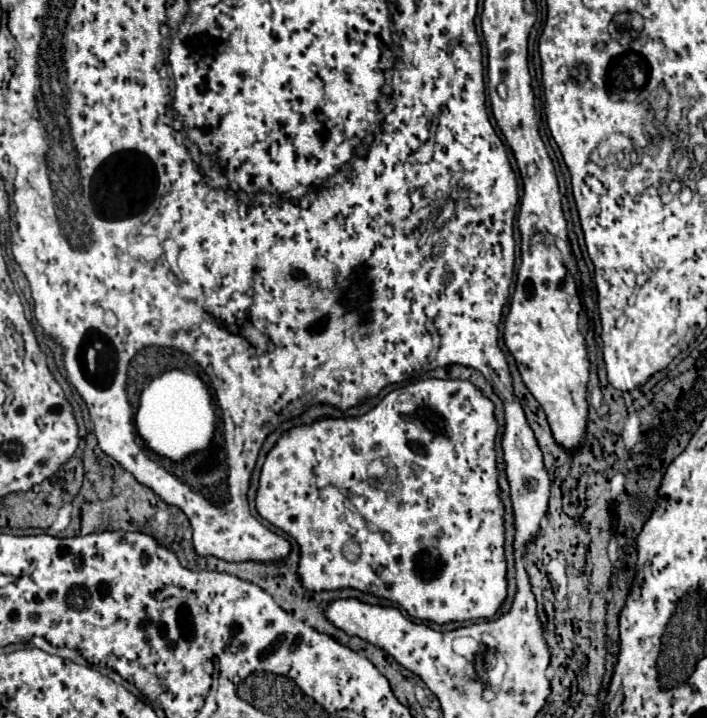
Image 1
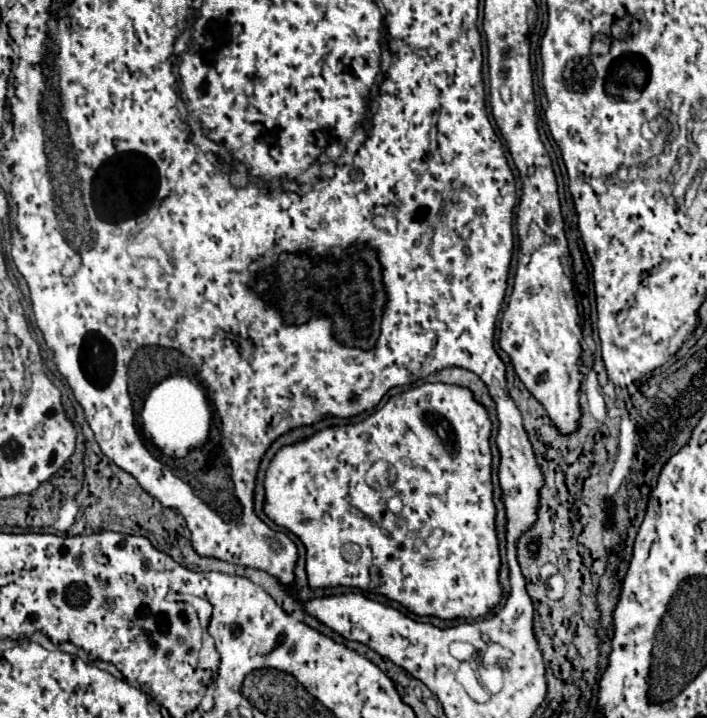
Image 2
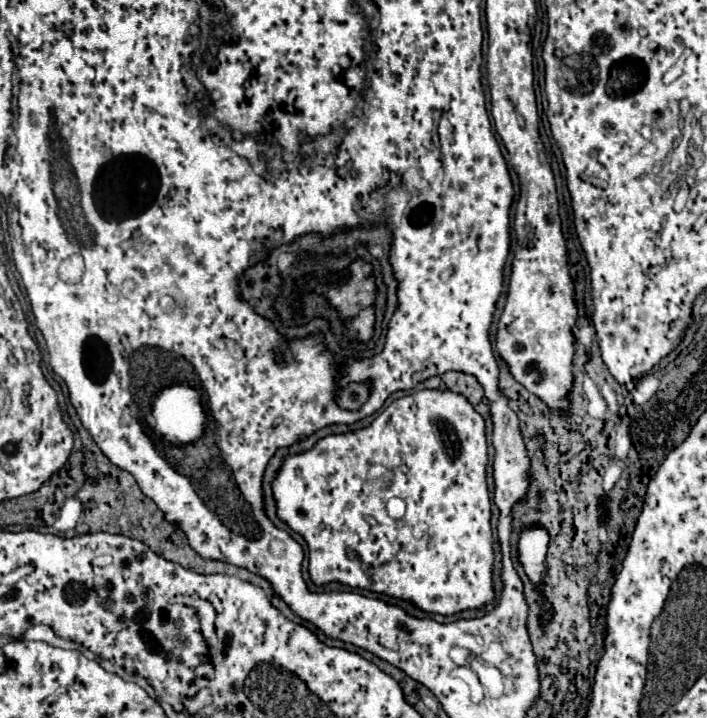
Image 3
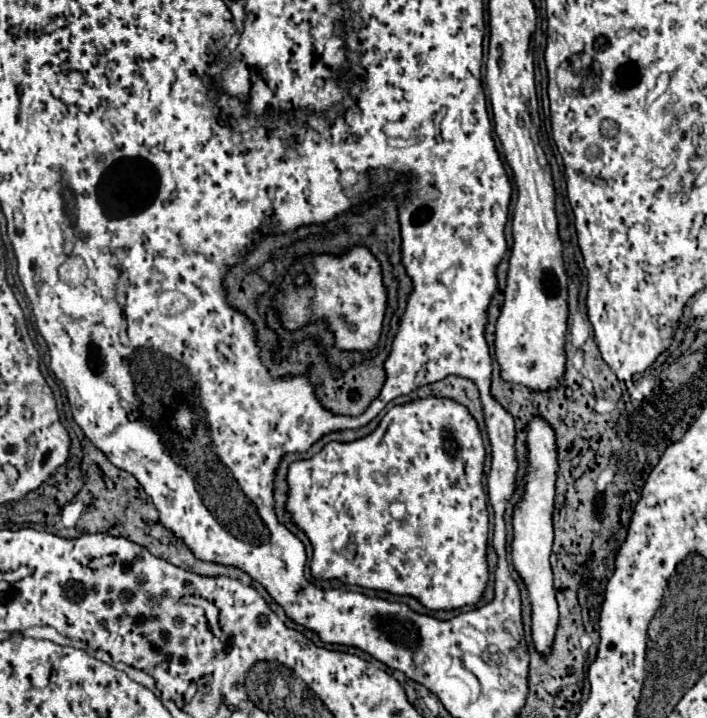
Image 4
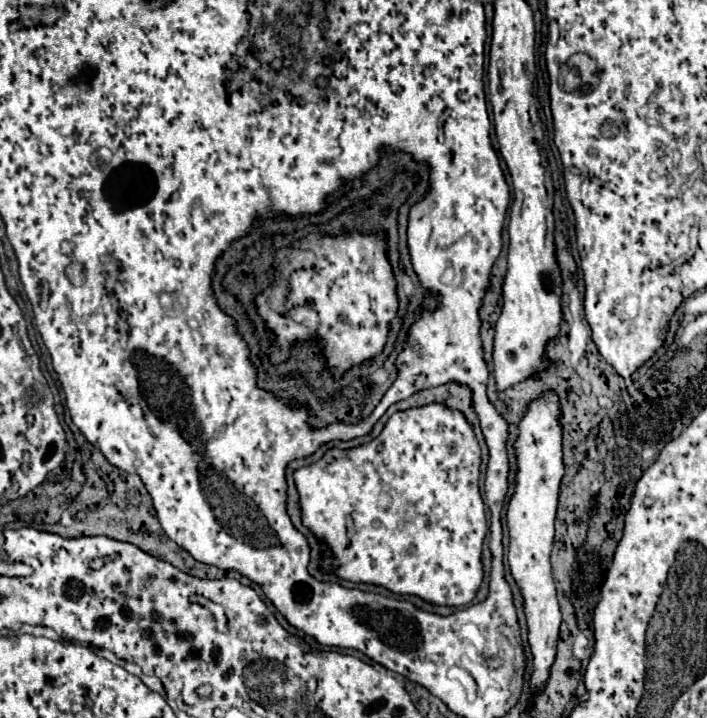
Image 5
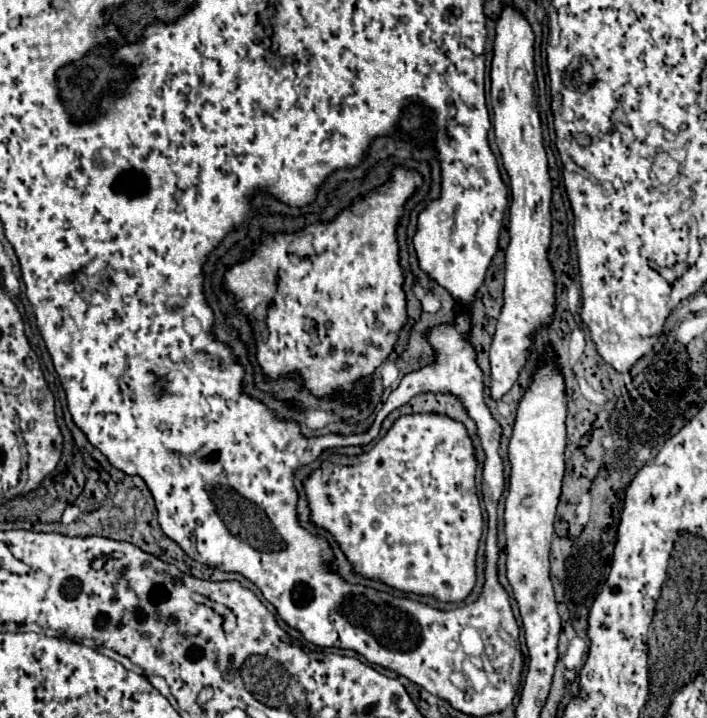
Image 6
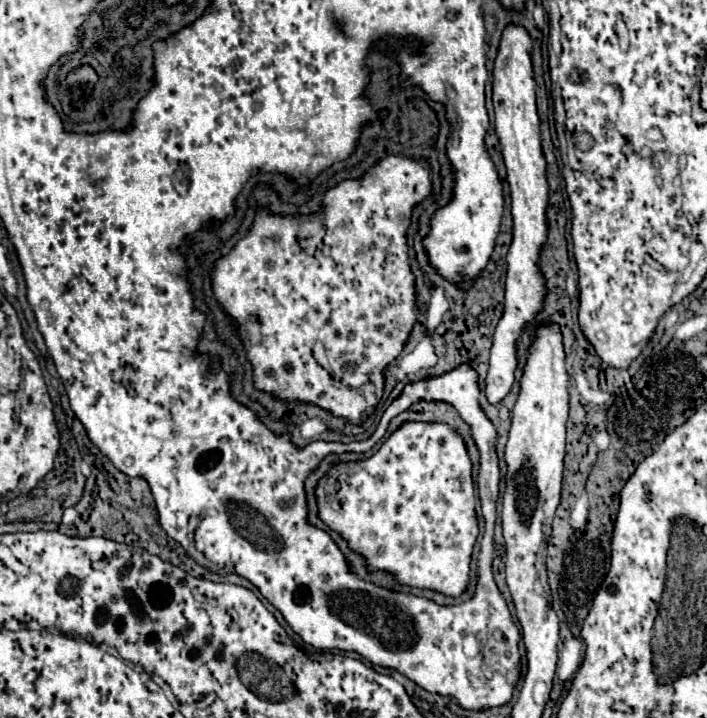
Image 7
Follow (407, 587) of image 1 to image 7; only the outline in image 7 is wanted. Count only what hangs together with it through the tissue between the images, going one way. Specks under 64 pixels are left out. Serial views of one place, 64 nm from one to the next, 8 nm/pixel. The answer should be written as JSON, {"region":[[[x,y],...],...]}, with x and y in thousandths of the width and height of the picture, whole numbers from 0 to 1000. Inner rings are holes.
{"region":[[[571,588],[560,602],[552,604],[552,610],[535,624],[532,632],[523,638],[506,641],[506,643],[475,643],[470,655],[450,669],[447,677],[447,702],[450,702],[450,721],[467,733],[472,741],[478,741],[489,755],[492,763],[506,769],[518,780],[521,797],[549,797],[560,805],[563,813],[574,813],[594,822],[617,822],[628,830],[651,830],[662,813],[665,813],[665,780],[668,766],[676,749],[676,721],[673,721],[673,696],[670,696],[670,671],[668,671],[668,643],[662,638],[659,618],[648,599],[628,588]]]}

